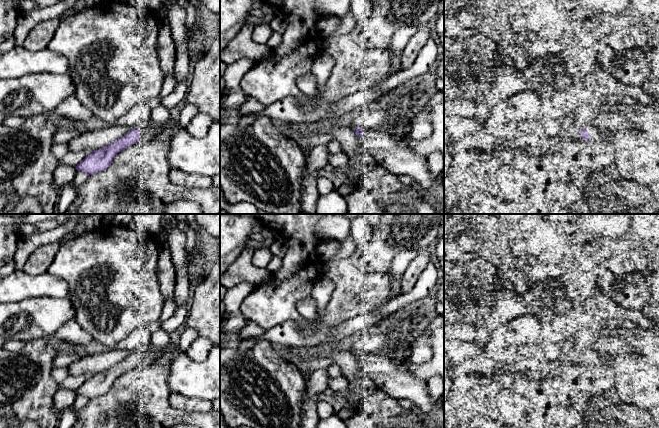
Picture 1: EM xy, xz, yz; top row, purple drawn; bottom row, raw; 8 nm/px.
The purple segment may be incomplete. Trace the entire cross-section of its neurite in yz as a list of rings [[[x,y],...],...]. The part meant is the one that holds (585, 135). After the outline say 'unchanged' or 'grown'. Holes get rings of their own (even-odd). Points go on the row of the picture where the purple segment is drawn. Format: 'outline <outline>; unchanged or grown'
outline [[[586,127],[581,130],[580,137],[585,141],[602,141],[605,138],[605,133],[599,127]]]; grown

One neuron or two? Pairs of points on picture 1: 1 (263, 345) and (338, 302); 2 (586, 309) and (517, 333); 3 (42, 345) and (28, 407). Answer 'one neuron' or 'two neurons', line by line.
1: two neurons
2: two neurons
3: one neuron

